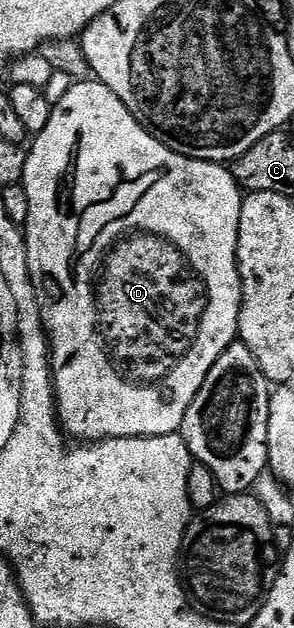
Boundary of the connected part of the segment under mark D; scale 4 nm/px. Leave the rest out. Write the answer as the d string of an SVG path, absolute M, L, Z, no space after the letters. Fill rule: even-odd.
M99 81L73 82L69 92L62 97L62 101L58 101L56 106L53 106L52 112L50 113L50 121L46 125L46 129L42 129L42 133L35 136L35 138L31 140L31 143L32 147L30 146L30 150L28 151L26 173L24 174L23 181L26 198L29 202L29 217L27 221L24 222L22 230L24 233L24 244L26 245L26 257L28 258L28 272L30 273L32 284L36 290L36 304L40 310L40 321L50 348L54 402L61 428L65 436L72 438L73 435L76 439L84 439L83 441L99 441L102 439L111 439L113 441L146 441L150 437L158 437L159 435L175 435L179 432L180 426L184 423L186 409L190 409L194 397L198 397L198 389L202 389L202 385L206 381L210 369L214 369L214 361L218 361L218 357L222 357L222 353L226 353L226 349L229 345L237 342L240 333L240 310L242 309L242 301L244 300L244 281L240 278L240 266L238 265L238 257L236 256L238 237L240 236L240 205L242 202L240 186L237 185L236 178L232 176L232 172L227 166L218 163L207 163L201 159L191 159L185 155L174 153L169 147L162 145L159 139L155 139L153 135L136 120L135 115L131 115L131 113L128 112L126 105L122 105L122 101L119 97L117 97L108 86ZM103 203L112 210L112 223L116 226L112 231L112 235L108 235L106 228L99 227L99 225L96 224L100 219L100 215L98 212L92 211L92 207L100 207Z

